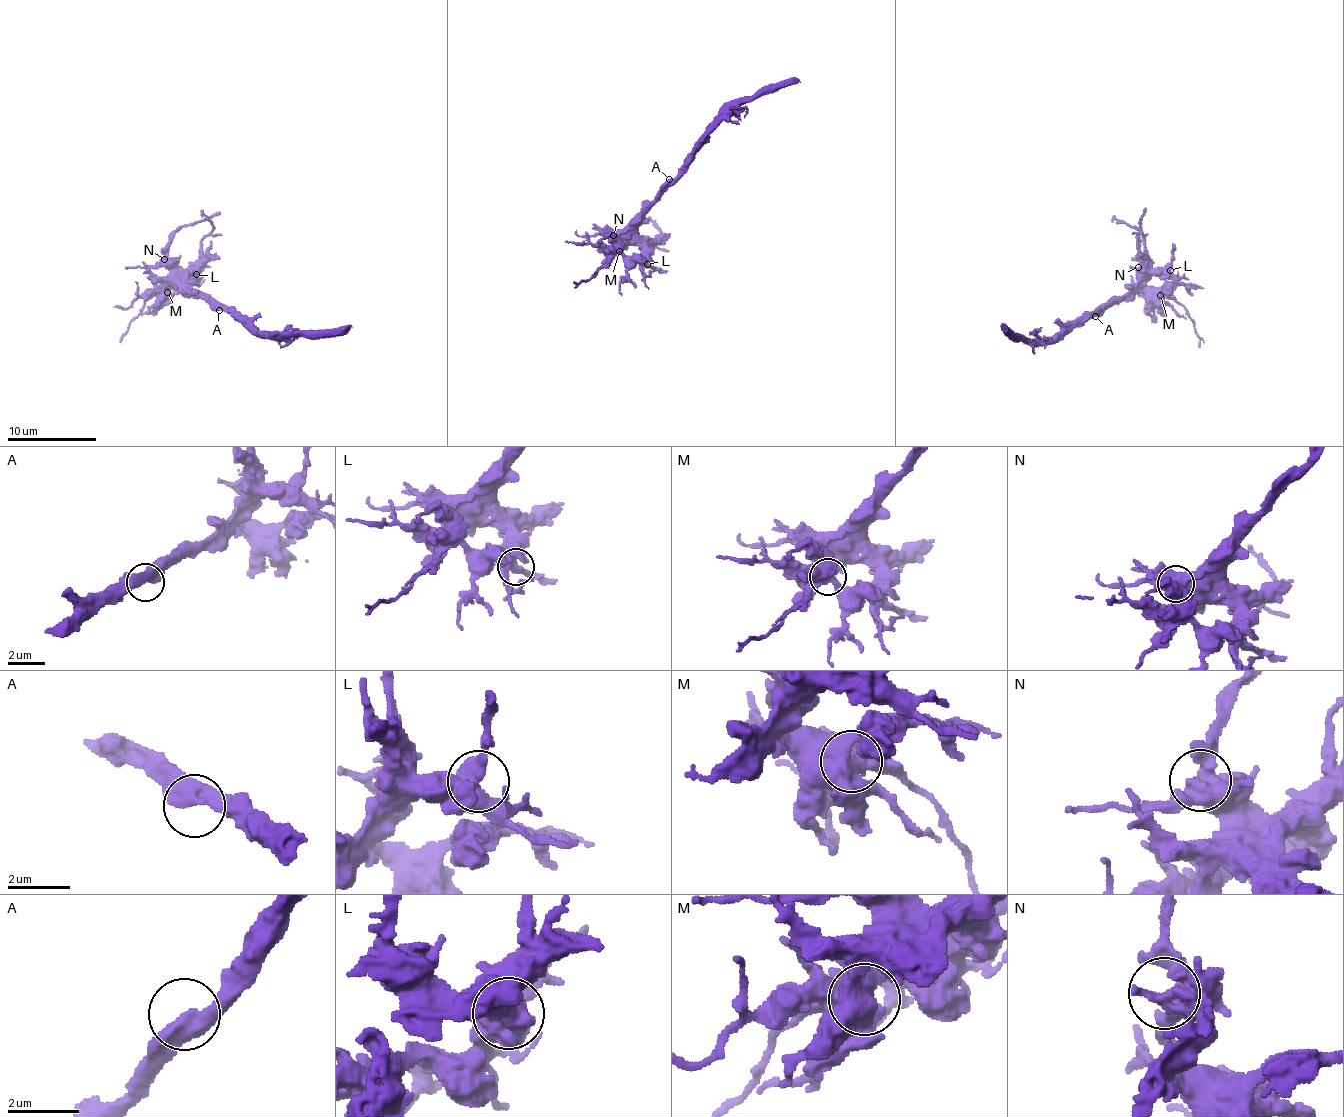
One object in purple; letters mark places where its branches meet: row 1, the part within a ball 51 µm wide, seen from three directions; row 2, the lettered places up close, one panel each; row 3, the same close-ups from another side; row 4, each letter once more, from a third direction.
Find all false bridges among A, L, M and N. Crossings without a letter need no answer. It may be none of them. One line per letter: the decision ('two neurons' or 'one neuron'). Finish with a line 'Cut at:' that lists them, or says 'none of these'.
A: one neuron
L: one neuron
M: one neuron
N: one neuron
Cut at: none of these

